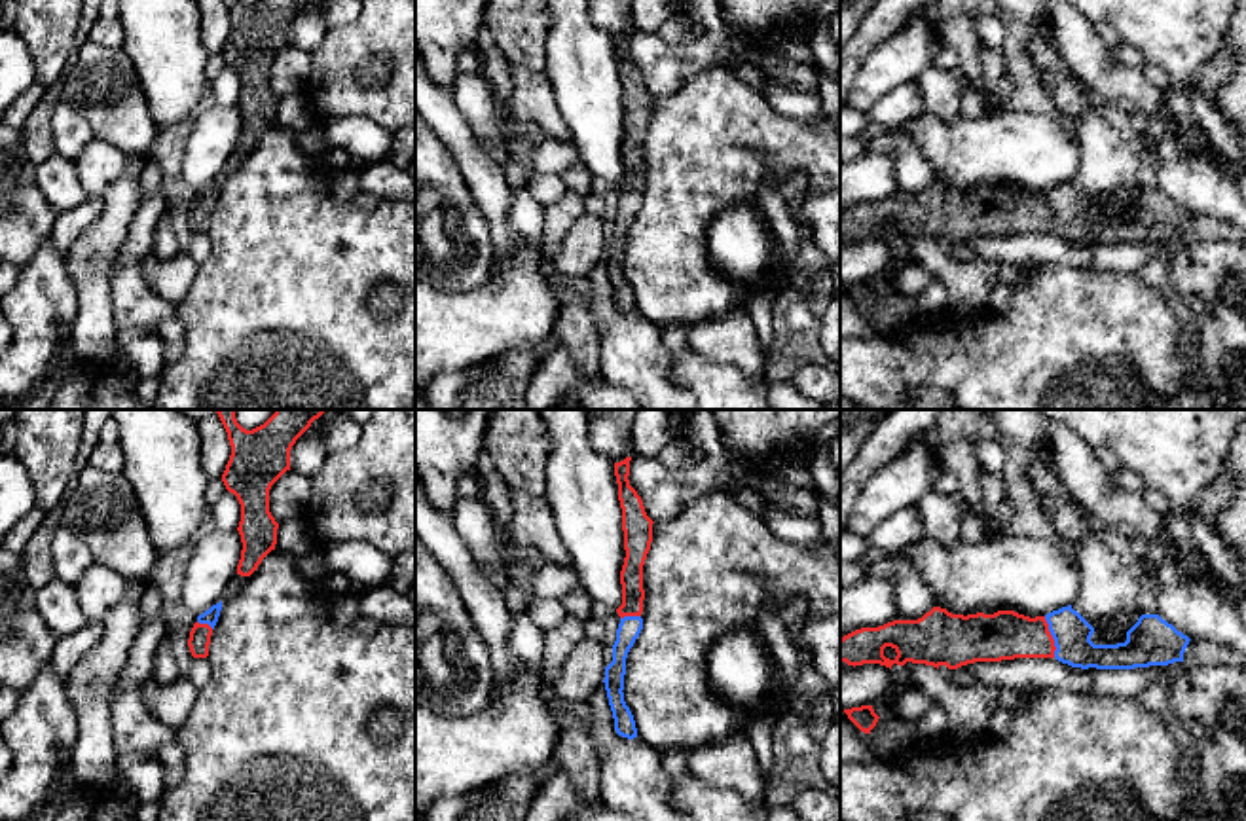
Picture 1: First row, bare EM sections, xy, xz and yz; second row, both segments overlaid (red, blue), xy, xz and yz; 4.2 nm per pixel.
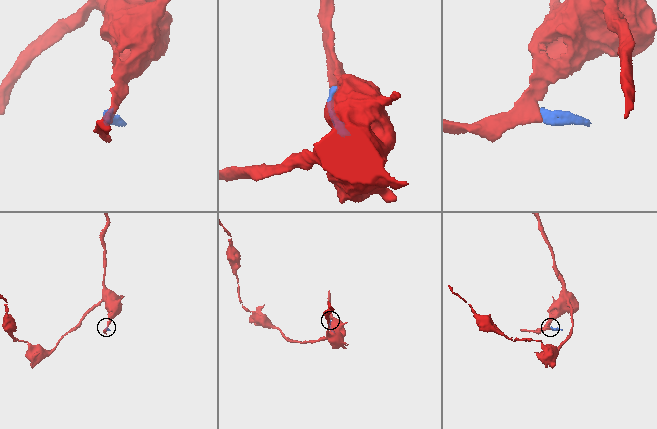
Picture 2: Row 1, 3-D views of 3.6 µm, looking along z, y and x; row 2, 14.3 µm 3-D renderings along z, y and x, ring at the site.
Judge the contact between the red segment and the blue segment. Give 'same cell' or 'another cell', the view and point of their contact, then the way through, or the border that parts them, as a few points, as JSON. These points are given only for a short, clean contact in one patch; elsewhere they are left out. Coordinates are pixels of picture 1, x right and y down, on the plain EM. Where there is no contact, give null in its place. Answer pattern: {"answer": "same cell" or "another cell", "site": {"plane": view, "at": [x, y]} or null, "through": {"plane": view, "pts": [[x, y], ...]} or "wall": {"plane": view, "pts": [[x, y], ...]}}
{"answer": "same cell", "site": {"plane": "yz", "at": [1051, 213]}, "through": {"plane": "yz", "pts": [[1006, 209], [1051, 213], [1072, 209]]}}

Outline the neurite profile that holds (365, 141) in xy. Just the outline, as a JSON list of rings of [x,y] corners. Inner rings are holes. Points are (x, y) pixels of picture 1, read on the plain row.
[[[364,116],[319,121],[328,146],[343,148],[351,163],[360,169],[391,157],[393,133]]]

